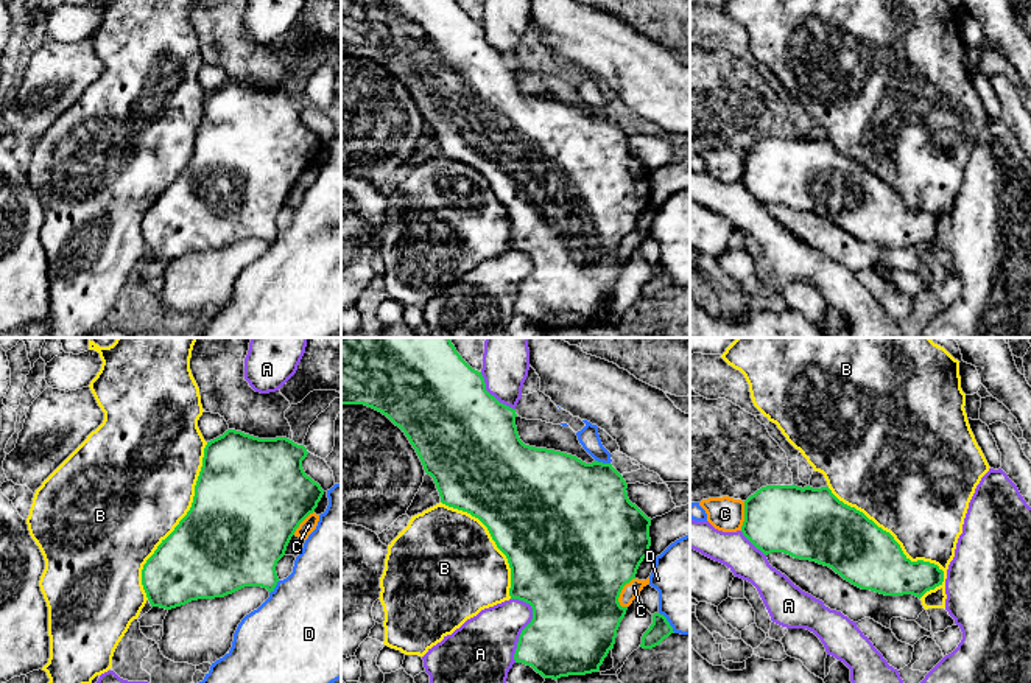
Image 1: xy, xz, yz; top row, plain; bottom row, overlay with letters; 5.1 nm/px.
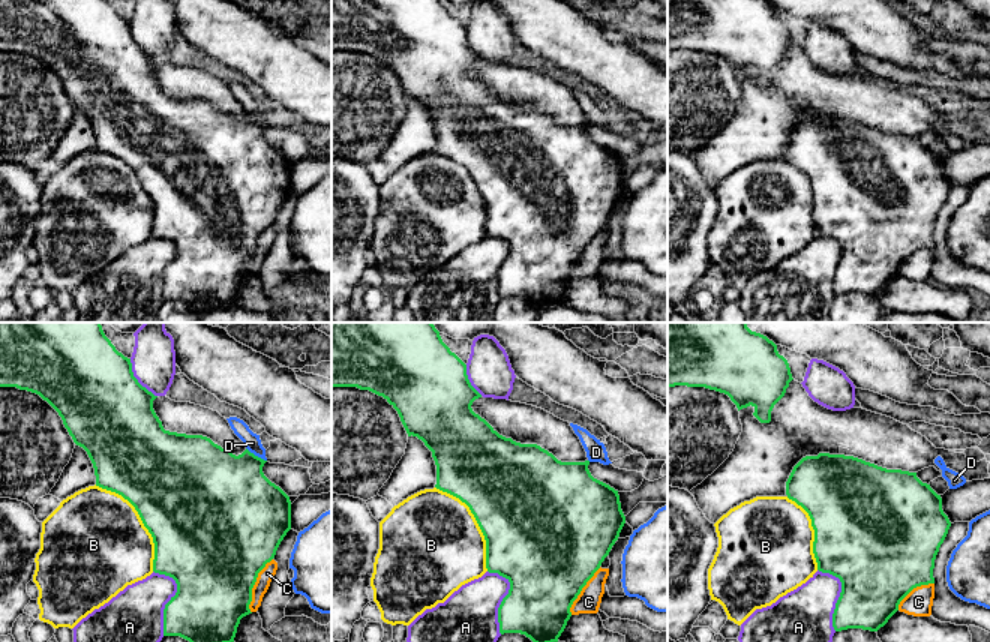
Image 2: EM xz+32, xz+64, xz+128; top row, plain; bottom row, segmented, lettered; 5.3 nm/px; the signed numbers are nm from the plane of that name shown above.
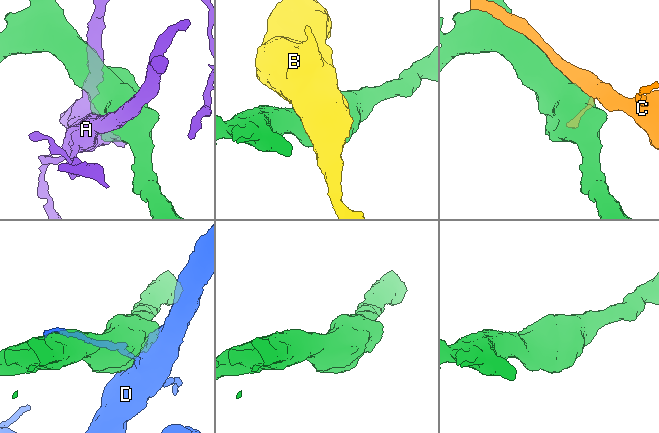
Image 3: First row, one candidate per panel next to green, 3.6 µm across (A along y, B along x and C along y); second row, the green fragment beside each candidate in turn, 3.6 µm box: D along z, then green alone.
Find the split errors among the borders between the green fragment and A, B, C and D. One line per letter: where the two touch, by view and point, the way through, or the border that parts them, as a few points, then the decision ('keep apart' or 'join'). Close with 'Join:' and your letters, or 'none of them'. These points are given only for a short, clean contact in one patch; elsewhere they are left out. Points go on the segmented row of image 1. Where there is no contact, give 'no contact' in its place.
A: meets green in xz at (528, 624); keep apart
B: meets green in yz at (893, 539); keep apart
C: meets green in xz at (620, 591); keep apart
D: meets green in xz at (601, 462); keep apart
Join: none of them

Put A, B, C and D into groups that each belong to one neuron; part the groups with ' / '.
A / B / C / D

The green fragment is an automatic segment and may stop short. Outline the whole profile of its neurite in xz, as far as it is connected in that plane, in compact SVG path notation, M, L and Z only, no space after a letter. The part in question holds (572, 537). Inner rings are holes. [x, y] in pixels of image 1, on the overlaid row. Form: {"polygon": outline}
{"polygon": "M341 338L341 405L364 405L386 415L408 437L425 473L433 478L441 503L470 513L487 527L492 540L506 555L511 568L511 599L523 601L533 608L533 619L519 636L514 653L516 663L531 666L544 678L553 680L598 672L609 650L614 649L617 630L628 610L628 607L621 607L618 602L620 593L626 583L635 579L637 569L649 554L651 546L651 518L629 501L626 492L628 484L612 464L598 461L586 464L567 453L525 445L517 433L516 409L500 403L486 391L481 372L472 369L461 358L450 338Z"}

